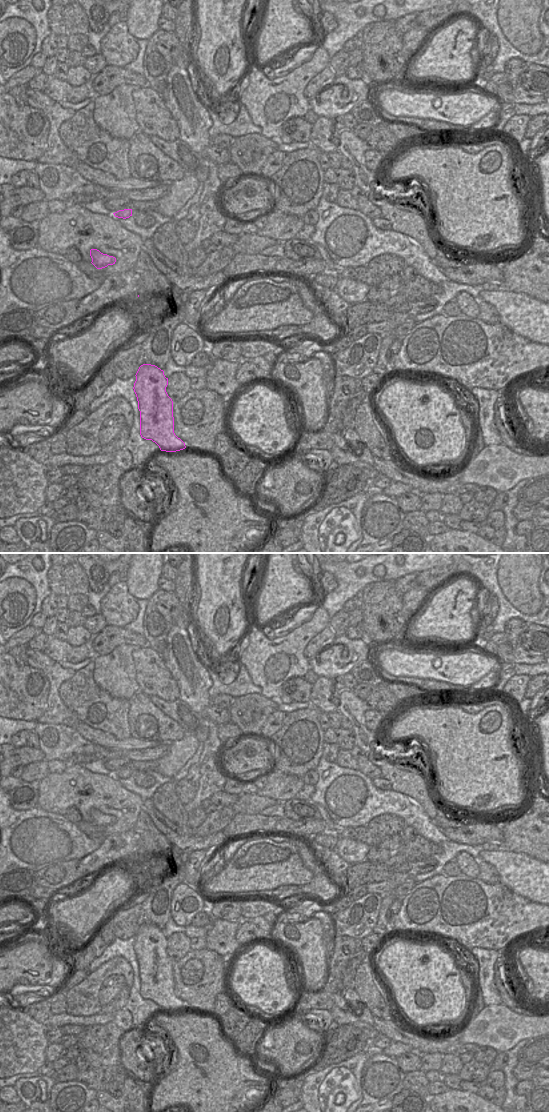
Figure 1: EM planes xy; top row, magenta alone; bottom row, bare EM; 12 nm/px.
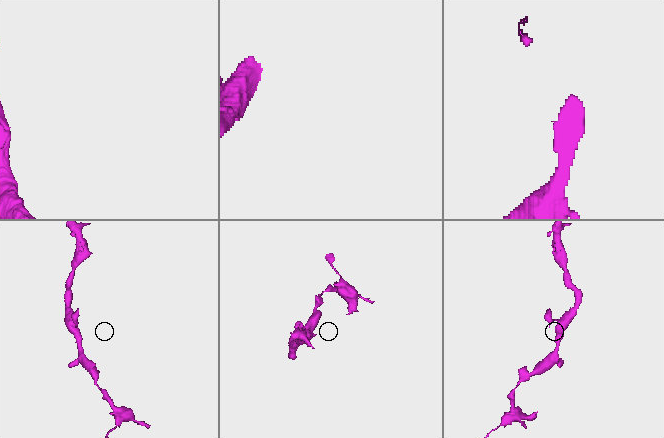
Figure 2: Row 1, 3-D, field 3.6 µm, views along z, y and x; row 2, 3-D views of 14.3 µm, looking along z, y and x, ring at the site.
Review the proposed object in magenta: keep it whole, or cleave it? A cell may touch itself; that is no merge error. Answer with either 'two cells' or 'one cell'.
one cell

